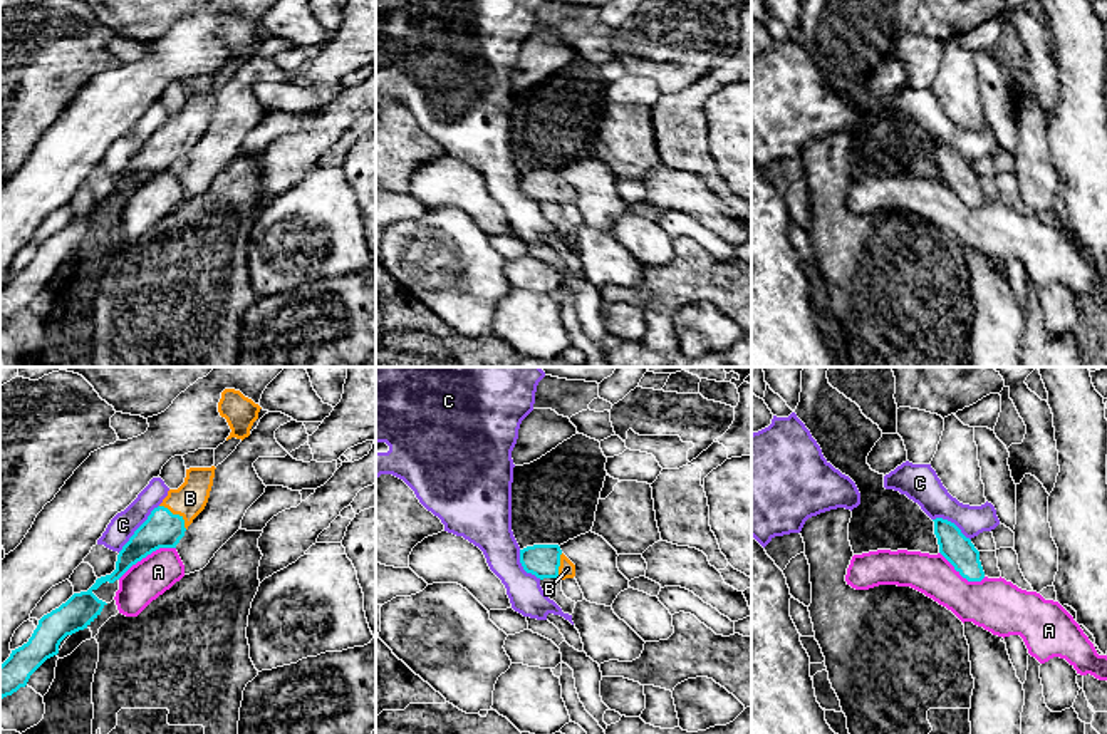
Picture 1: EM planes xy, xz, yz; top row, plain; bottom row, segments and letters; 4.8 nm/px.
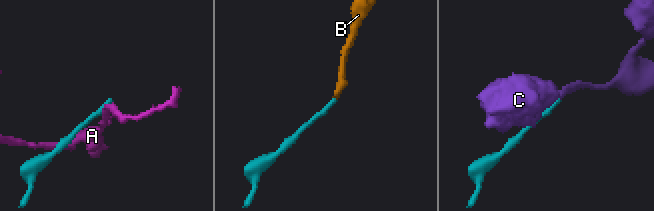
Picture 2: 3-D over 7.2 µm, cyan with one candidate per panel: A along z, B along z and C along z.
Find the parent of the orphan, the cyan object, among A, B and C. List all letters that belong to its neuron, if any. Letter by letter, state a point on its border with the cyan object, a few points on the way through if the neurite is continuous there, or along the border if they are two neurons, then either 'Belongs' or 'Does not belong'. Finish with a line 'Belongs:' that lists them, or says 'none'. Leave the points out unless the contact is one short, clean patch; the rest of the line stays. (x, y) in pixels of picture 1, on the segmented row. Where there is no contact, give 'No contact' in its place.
A: Touches cyan at xy (146, 555). Boundary: xy (175, 547), (153, 550), (118, 578). Does not belong
B: Touches cyan at xy (176, 515). Path across: xy (161, 530), (176, 515), (190, 498). Belongs
C: Touches cyan at xy (138, 528). Boundary: xy (158, 505), (118, 552). Does not belong
Belongs: B

